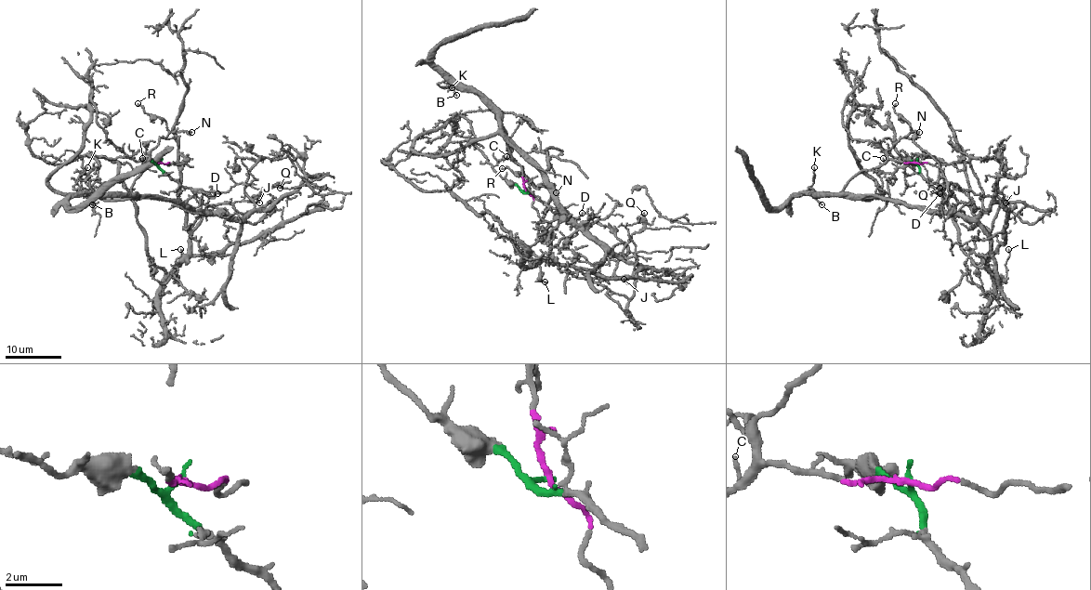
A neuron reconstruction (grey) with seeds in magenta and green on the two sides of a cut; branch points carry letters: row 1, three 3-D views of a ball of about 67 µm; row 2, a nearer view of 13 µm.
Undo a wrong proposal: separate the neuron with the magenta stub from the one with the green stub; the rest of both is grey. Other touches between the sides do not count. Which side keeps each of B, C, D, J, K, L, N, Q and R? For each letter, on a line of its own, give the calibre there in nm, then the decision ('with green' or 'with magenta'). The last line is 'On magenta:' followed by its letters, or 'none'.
B: 110 nm thick; with magenta
C: 110 nm thick; with magenta
D: 140 nm thick; with green
J: 110 nm thick; with green
K: 100 nm thick; with magenta
L: 130 nm thick; with green
N: 360 nm thick; with magenta
Q: 110 nm thick; with green
R: 140 nm thick; with magenta
On magenta: B, C, K, N, R

